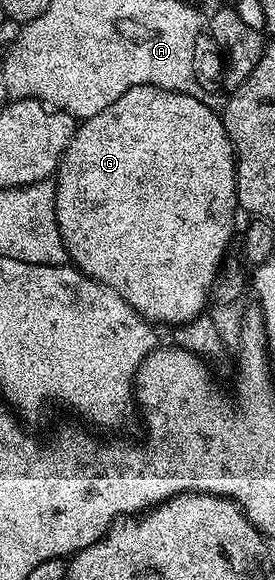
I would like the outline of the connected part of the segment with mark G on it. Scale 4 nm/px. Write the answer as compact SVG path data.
M154 85L131 87L111 107L103 107L99 115L84 118L74 128L73 138L67 143L61 164L55 174L57 194L55 195L55 215L59 223L61 238L69 253L69 261L81 272L95 279L100 285L106 285L115 291L131 308L150 323L158 326L176 327L206 312L205 305L210 304L209 292L215 279L215 271L220 269L221 260L230 252L229 240L233 237L233 216L239 213L237 204L237 163L233 155L233 144L225 130L222 114L207 107L199 99L186 93L176 93L170 89L160 89Z

